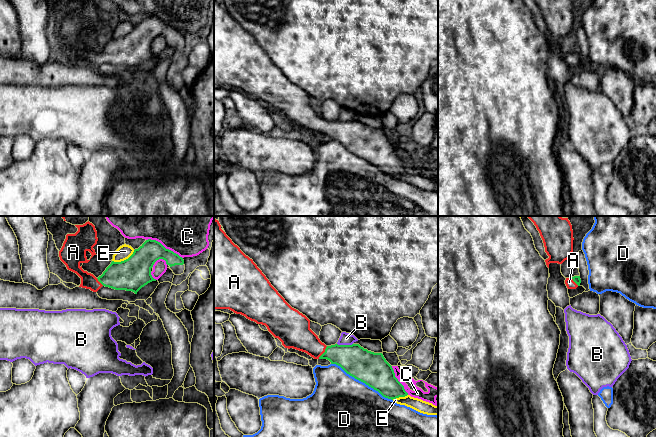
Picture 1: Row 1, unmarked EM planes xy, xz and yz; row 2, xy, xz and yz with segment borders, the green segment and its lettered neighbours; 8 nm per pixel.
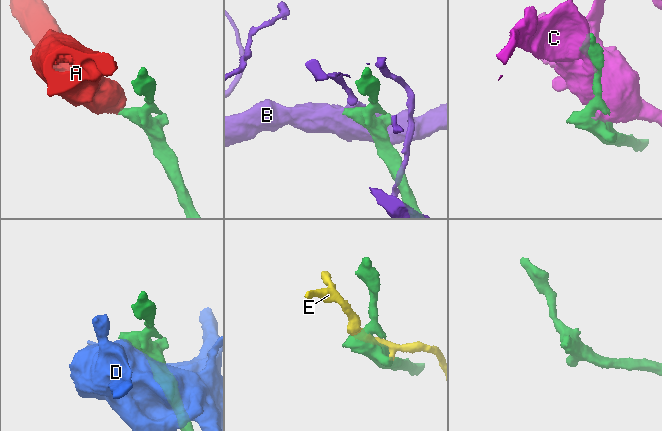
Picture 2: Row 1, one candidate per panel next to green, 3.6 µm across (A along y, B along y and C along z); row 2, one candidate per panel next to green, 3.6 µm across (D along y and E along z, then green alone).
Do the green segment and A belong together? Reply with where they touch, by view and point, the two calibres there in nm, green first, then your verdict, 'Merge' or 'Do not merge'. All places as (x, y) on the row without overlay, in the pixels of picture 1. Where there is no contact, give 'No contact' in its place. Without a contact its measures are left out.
Touches green at xz (324, 128). Thickness 240 nm (green) against 220 nm. Merge

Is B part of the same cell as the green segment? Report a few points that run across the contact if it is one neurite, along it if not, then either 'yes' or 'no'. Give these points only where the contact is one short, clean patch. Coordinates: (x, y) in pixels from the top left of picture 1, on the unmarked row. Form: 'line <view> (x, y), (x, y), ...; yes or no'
no

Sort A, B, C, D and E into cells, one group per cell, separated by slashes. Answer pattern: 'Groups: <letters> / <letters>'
Groups: A / B / C / D / E

